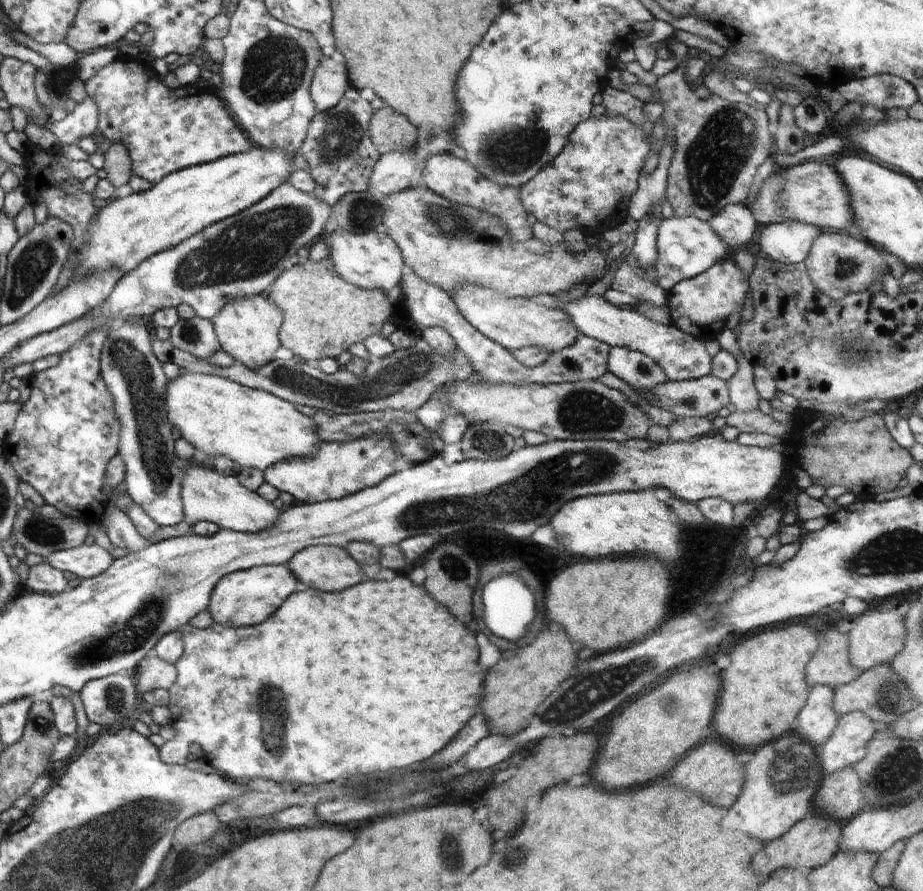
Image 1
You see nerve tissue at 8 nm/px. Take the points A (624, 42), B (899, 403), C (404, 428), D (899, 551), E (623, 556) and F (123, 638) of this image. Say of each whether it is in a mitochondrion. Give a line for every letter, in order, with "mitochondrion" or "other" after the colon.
A: other
B: other
C: other
D: mitochondrion
E: other
F: mitochondrion

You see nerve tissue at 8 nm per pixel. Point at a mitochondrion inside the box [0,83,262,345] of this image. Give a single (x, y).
(32, 265)

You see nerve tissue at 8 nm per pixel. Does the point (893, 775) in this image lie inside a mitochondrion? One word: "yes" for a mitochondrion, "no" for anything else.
yes

